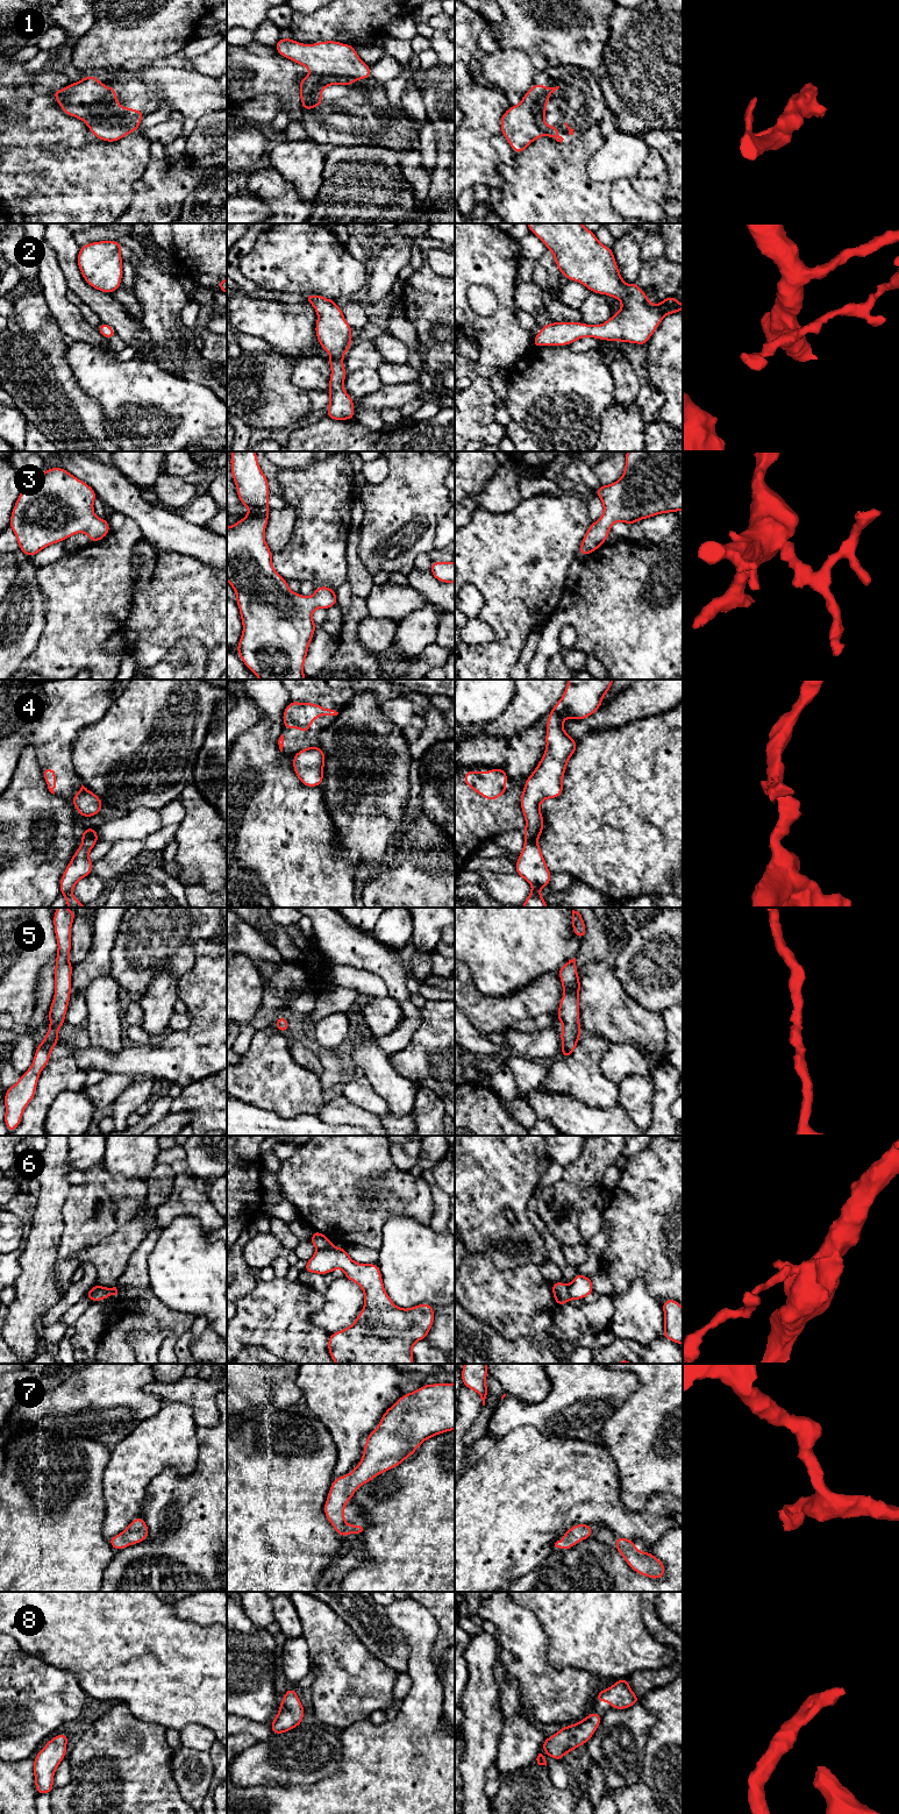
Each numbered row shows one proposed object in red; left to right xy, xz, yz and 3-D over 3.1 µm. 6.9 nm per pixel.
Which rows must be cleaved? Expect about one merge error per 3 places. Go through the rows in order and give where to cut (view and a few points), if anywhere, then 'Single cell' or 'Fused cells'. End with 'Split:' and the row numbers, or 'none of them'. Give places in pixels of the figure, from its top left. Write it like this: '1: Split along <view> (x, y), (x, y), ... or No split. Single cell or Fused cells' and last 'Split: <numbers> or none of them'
1: No split. Single cell
2: No split. Single cell
3: No split. Single cell
4: Split along yz (523, 791), (521, 795). Fused cells
5: No split. Single cell
6: Split along xy (88, 1290), (92, 1290), (98, 1300). Fused cells
7: No split. Single cell
8: No split. Single cell
Split: 4, 6

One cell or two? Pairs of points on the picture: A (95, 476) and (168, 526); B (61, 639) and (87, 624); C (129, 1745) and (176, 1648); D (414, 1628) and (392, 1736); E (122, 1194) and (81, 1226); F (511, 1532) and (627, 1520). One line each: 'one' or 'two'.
A: one
B: one
C: two
D: one
E: one
F: one

